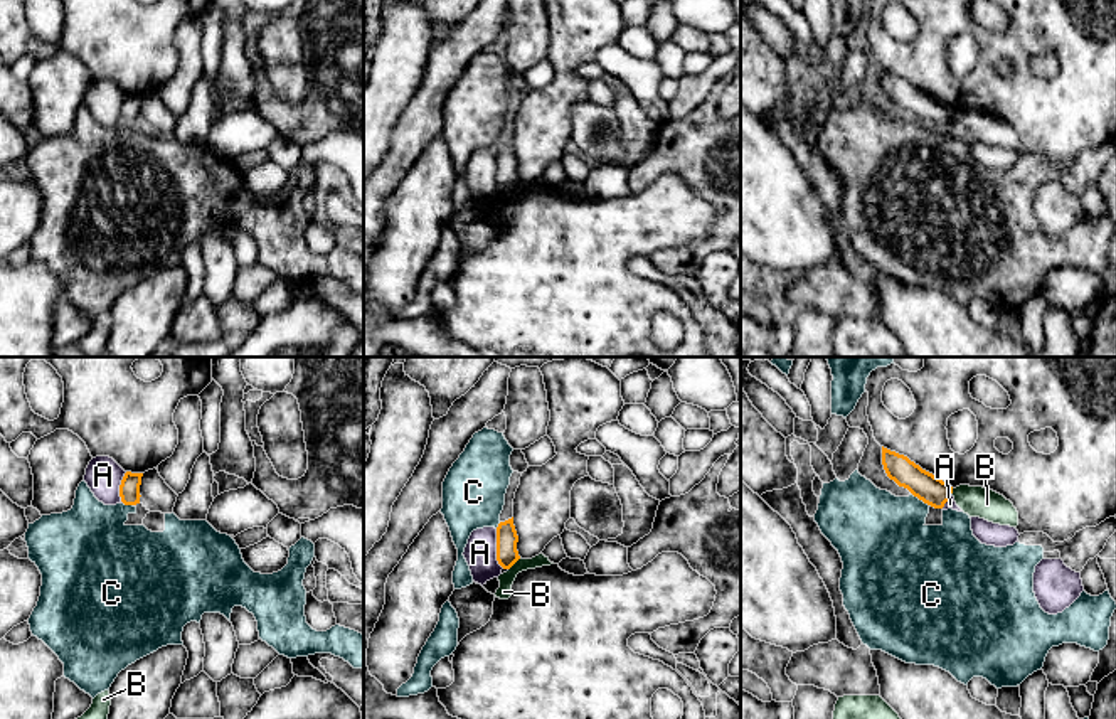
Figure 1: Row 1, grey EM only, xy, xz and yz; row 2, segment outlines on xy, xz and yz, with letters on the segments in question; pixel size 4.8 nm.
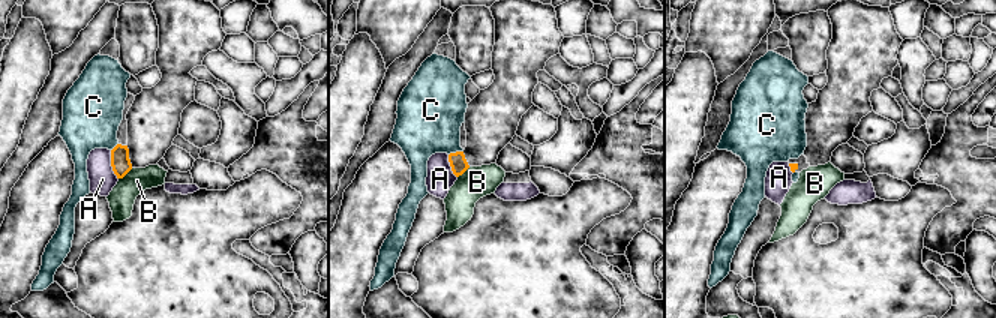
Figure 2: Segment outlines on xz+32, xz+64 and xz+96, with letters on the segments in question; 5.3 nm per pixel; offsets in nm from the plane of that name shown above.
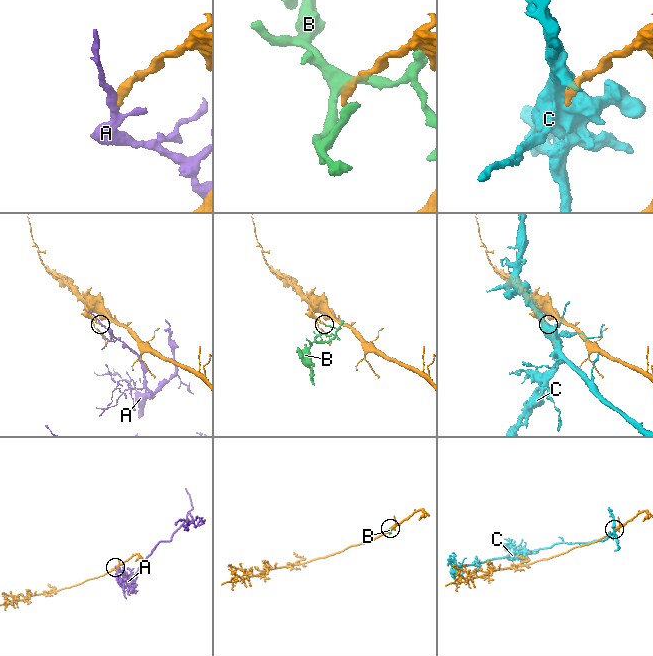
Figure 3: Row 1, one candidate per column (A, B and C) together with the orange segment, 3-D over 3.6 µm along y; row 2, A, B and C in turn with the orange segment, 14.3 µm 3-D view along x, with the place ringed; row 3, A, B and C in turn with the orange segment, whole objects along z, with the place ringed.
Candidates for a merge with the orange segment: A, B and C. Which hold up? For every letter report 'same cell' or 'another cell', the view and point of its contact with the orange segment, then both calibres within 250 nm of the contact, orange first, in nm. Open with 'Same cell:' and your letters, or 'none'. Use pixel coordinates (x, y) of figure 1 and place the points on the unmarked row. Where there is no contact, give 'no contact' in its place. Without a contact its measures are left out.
Same cell: none
A: another cell; meets orange in xz at (497, 172); 110 nm thick on the orange side, 160 nm on the other
B: another cell; meets orange in xz at (514, 186); 110 nm thick on the orange side, 70 nm on the other
C: another cell; meets orange in yz at (921, 122); 140 nm thick on the orange side, 400 nm on the other

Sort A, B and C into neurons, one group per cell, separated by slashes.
A / B / C

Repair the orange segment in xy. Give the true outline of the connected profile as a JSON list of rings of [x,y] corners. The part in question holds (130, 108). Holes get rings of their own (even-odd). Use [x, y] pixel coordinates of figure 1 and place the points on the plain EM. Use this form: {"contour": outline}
{"contour": [[[131,94],[125,96],[121,108],[120,108],[120,120],[125,128],[140,126],[141,99],[143,96],[131,96]]]}

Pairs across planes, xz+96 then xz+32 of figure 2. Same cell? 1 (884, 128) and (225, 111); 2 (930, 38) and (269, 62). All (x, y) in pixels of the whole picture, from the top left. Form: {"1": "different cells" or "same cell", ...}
{"1": "different cells", "2": "same cell"}

